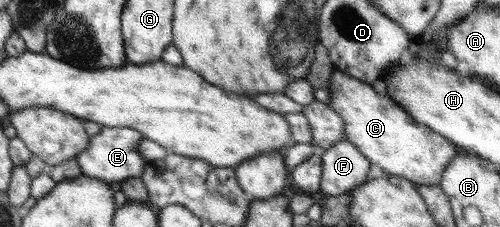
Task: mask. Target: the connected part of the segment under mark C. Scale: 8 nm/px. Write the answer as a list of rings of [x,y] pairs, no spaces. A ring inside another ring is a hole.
[[[337,68],[331,73],[327,89],[331,96],[327,103],[343,118],[345,140],[351,142],[369,160],[370,164],[375,164],[387,173],[405,178],[418,185],[439,186],[443,170],[456,156],[456,148],[450,146],[445,137],[441,137],[429,126],[415,121],[405,109],[401,109],[397,102],[393,101],[393,97],[386,90],[361,82]]]

